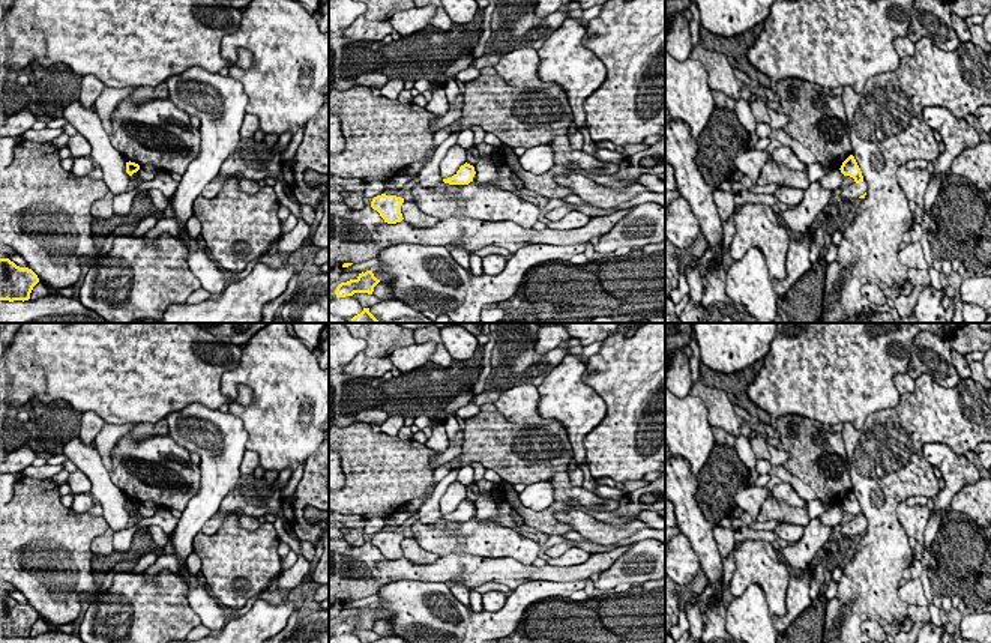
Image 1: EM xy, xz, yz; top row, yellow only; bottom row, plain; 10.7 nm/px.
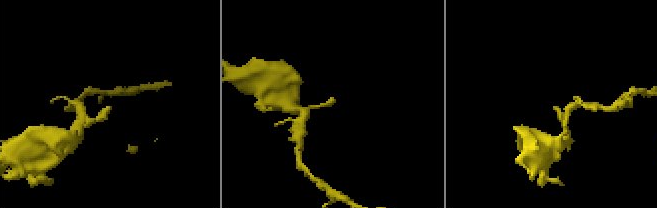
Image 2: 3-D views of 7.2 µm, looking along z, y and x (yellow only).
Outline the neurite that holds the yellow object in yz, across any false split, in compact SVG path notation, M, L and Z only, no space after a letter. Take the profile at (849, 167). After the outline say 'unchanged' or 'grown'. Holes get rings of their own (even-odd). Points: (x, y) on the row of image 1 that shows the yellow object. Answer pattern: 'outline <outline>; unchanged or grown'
outline M850 155L841 165L841 173L844 176L850 176L854 179L854 183L842 189L841 198L847 201L853 201L856 198L865 198L866 195L866 183L863 180L862 171L854 159L853 155Z; grown

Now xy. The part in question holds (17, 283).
outline M0 258L0 300L29 300L38 275L29 267L20 267L9 258Z; unchanged

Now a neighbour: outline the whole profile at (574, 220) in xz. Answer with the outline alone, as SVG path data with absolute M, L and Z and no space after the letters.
M572 210L565 218L556 222L547 224L547 228L553 230L575 230L580 227L584 227L590 221L590 216L587 216L581 210Z

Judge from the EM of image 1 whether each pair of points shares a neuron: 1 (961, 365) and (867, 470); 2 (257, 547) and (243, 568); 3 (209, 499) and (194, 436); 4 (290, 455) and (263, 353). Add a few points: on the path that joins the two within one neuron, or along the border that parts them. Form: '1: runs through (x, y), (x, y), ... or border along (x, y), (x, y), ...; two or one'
1: border along (970, 376), (963, 379); two
2: runs through (257, 552), (245, 564); one
3: runs through (210, 484), (209, 451); one
4: runs through (289, 430), (289, 385), (286, 379); one

